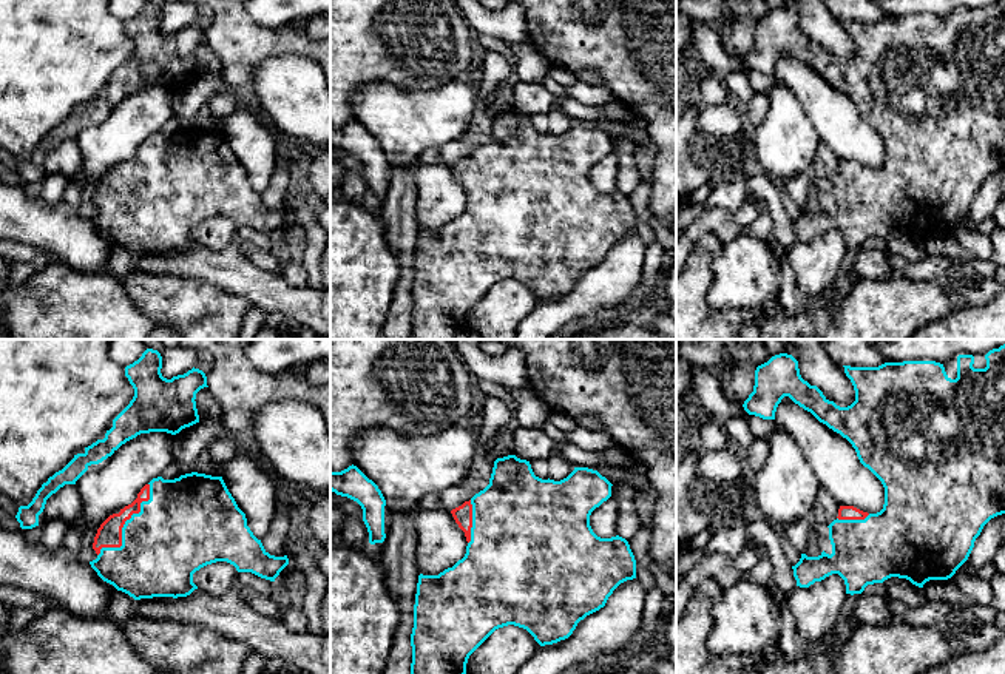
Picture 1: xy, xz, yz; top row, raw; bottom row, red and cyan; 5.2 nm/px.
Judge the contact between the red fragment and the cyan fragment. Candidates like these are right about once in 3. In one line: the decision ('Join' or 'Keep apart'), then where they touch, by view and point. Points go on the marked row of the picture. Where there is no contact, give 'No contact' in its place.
Join. Touches red at xy (124, 523)

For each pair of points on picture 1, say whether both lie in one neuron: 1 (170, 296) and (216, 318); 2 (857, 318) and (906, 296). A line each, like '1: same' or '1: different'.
1: same
2: same

